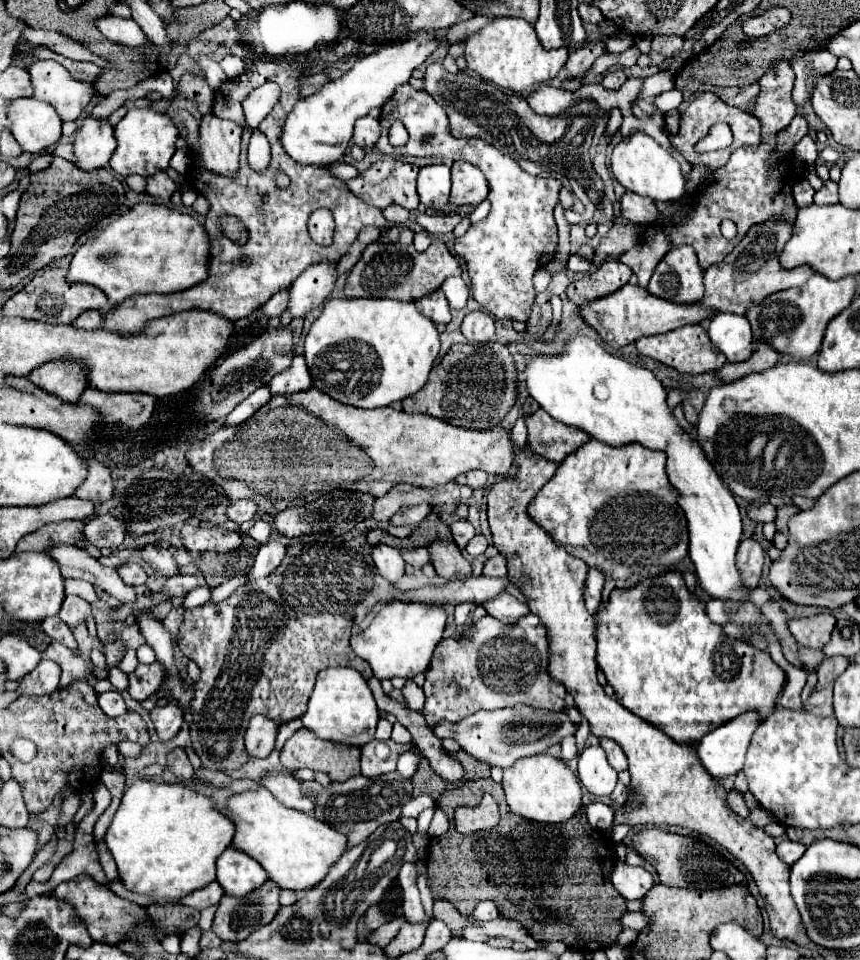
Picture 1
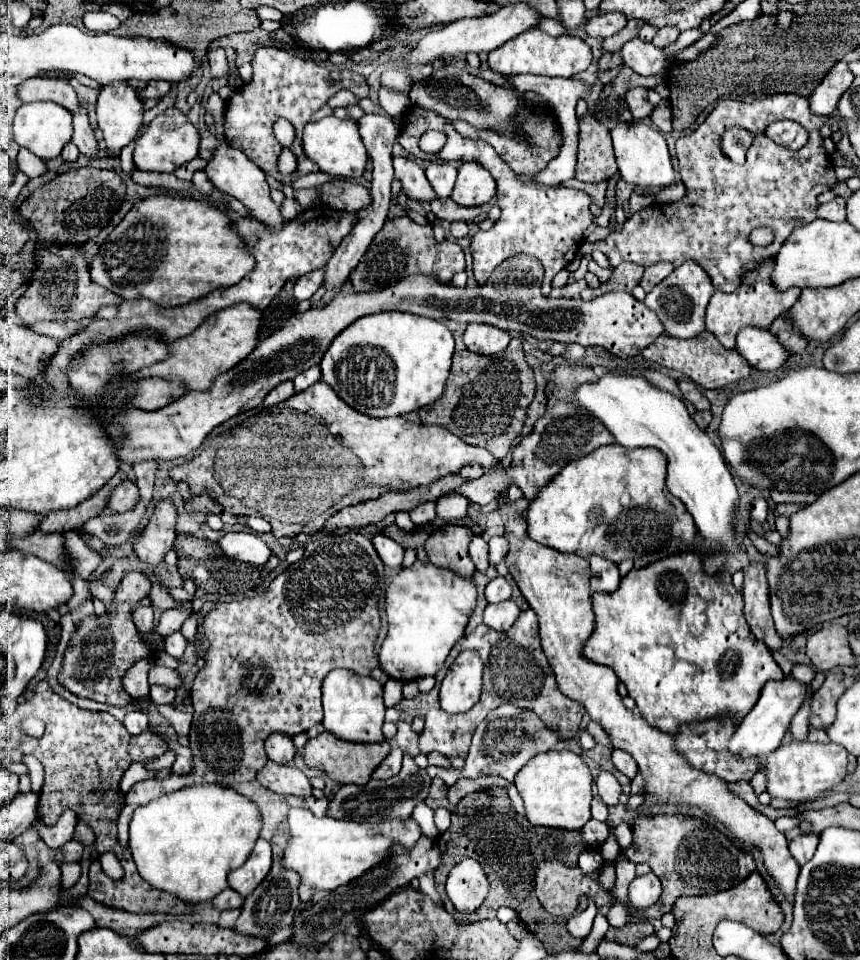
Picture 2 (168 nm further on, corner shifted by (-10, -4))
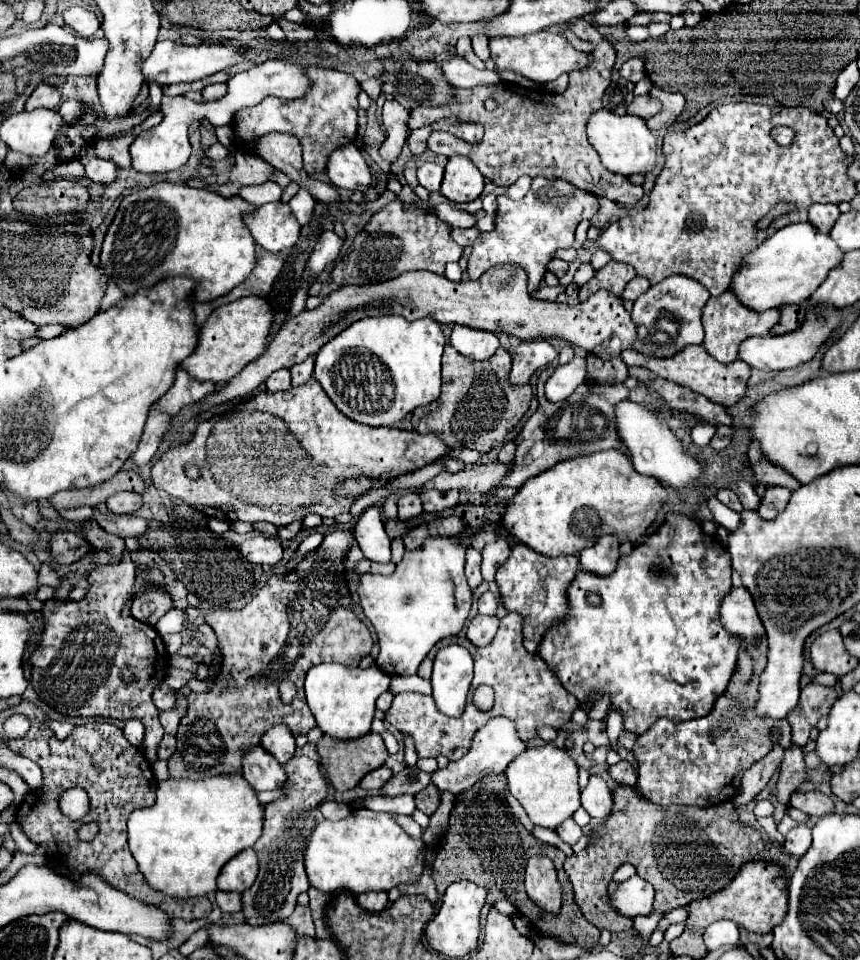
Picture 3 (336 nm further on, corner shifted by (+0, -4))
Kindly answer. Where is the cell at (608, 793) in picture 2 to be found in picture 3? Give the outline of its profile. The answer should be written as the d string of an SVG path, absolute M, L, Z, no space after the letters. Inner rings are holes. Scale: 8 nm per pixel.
M593 775L589 779L589 785L585 787L585 791L581 791L581 805L591 817L597 817L597 819L605 819L611 813L613 795L601 777Z

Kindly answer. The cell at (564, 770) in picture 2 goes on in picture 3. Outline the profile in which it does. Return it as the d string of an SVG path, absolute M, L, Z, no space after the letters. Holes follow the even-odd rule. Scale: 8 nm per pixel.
M547 743L539 747L529 747L521 755L517 755L517 759L509 763L505 775L511 795L527 811L531 823L555 831L565 819L573 817L573 813L581 807L577 771L577 763L569 757L565 749Z

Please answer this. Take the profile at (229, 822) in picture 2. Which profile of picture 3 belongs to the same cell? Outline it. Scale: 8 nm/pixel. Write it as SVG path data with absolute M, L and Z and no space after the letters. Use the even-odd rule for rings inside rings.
M239 775L207 777L207 779L167 779L157 787L157 801L151 807L135 809L127 821L129 849L145 875L145 881L169 897L201 897L217 889L221 867L261 837L263 811L255 791Z

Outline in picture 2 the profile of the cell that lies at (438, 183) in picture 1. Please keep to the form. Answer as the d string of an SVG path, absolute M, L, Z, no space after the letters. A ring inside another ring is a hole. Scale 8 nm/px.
M435 163L427 167L427 179L433 185L439 199L445 199L451 195L455 177L457 177L457 169L449 163Z

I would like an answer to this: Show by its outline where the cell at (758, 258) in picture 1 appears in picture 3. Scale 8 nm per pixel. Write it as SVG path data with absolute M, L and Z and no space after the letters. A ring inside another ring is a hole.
M729 289L719 297L711 297L703 307L703 327L705 327L705 341L703 345L707 351L721 363L731 363L737 359L737 345L751 335L767 335L769 329L779 321L779 309L767 309L767 311L755 311L743 305L735 293Z

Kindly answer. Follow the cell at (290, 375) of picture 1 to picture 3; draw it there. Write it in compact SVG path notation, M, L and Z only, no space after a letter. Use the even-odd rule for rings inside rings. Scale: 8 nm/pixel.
M307 359L305 363L299 363L297 367L291 369L291 381L293 385L305 383L313 375L313 359Z

